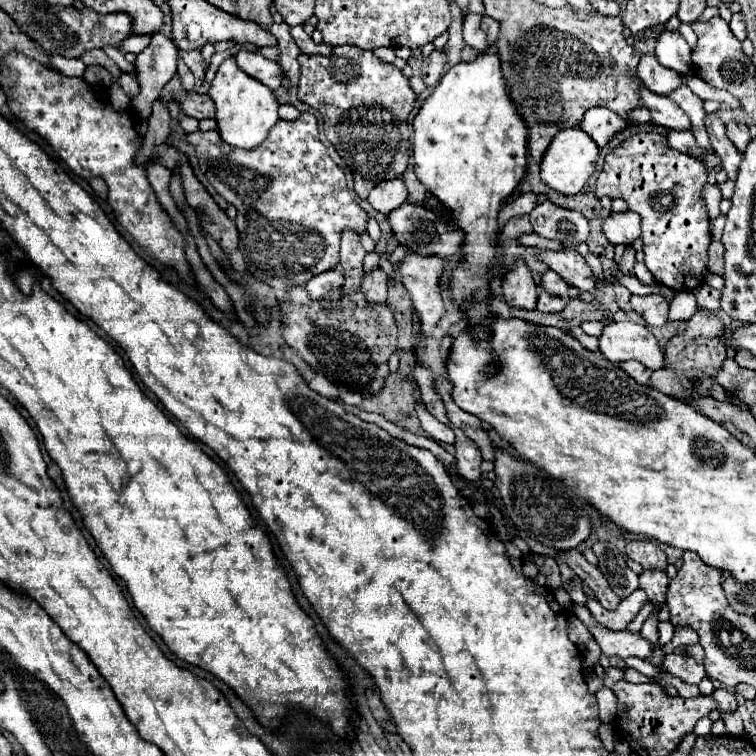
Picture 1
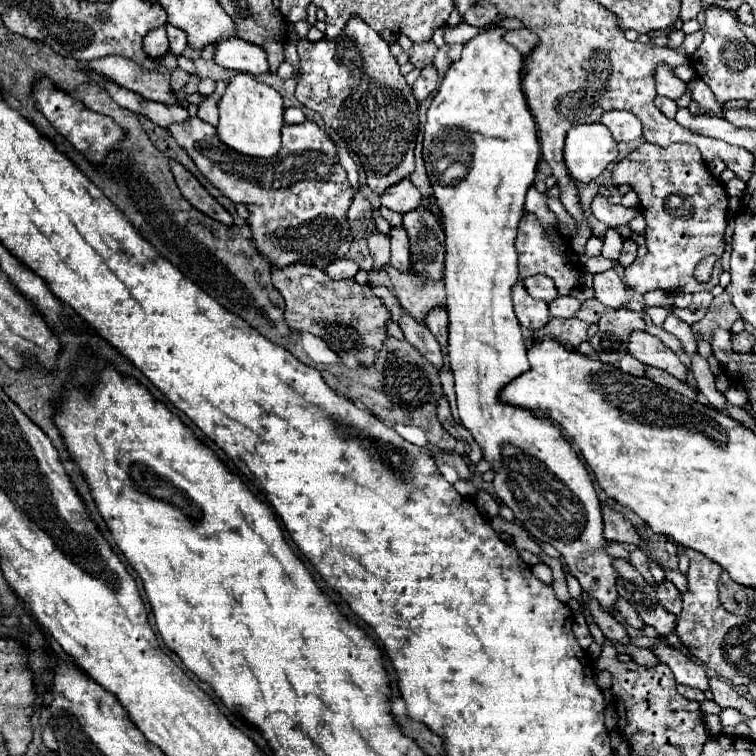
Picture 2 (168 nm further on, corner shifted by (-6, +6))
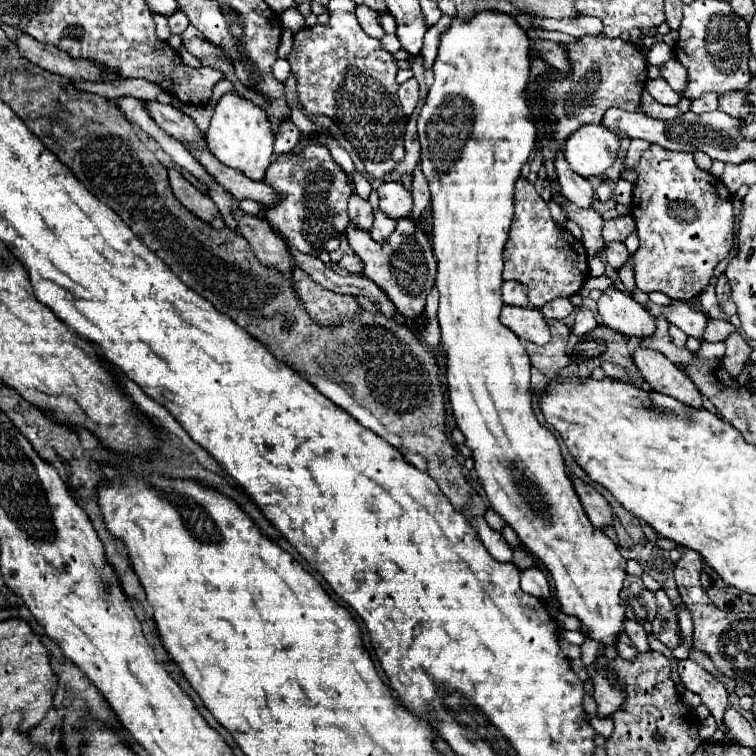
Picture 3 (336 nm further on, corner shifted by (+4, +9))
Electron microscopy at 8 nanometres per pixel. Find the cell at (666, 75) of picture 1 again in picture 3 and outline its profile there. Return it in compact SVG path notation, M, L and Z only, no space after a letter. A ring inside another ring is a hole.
M658 77L654 81L648 81L646 87L648 87L650 95L662 105L678 105L678 101L680 101L680 95L676 95L674 89L662 77Z

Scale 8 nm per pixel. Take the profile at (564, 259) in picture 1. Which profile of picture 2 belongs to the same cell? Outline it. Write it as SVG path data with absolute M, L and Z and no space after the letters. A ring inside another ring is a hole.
M614 270L594 274L594 286L592 288L596 292L596 298L604 306L622 308L628 302L628 292L624 290L624 284Z

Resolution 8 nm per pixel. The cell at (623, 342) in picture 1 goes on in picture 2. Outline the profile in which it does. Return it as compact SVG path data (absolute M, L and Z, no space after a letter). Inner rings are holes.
M646 330L630 332L628 354L632 354L634 358L642 360L648 366L662 368L668 374L686 380L686 366L682 364L682 360L668 346L664 346L658 336L648 334Z

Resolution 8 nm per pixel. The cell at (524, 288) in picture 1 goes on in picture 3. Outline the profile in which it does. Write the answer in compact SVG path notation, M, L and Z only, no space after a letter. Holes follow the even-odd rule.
M510 307L502 309L500 321L518 335L522 341L530 341L536 345L546 345L550 341L550 331L546 321L538 309L524 309L524 307Z

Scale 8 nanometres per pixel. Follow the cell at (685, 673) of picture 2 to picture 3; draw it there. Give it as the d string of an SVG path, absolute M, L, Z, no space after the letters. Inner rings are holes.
M692 659L680 661L678 671L680 671L680 677L682 677L682 685L688 691L700 695L702 703L710 709L710 715L716 719L718 729L724 733L724 741L736 743L734 737L730 735L726 723L724 723L724 711L728 707L728 693L726 693L724 685L712 673L708 673L698 663L694 663Z

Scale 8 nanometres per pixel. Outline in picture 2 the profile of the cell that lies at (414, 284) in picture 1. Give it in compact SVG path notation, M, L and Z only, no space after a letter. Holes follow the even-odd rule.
M392 228L390 242L392 242L390 264L400 272L410 272L412 262L410 262L410 242L408 242L406 230L404 228Z

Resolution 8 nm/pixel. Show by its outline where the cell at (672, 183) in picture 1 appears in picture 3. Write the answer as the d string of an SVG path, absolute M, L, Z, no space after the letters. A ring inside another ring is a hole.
M650 145L636 167L638 181L634 183L632 217L636 221L636 233L640 237L640 247L634 253L634 275L636 287L644 293L660 291L670 299L688 301L704 291L714 267L732 251L734 247L734 207L732 195L726 191L720 179L708 171L702 171L692 161L692 153L670 153L660 149L660 145Z

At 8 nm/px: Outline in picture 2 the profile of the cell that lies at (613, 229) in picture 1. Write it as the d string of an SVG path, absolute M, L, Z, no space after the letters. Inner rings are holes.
M598 196L592 202L592 214L600 222L604 222L606 226L616 228L616 226L622 226L622 224L630 224L640 214L640 210L638 208L626 208L622 204L610 204L606 198Z

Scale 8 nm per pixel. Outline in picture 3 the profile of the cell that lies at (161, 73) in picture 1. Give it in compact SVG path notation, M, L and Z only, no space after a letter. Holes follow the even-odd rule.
M178 9L176 13L172 13L172 15L168 17L168 23L170 23L172 35L174 35L174 33L182 33L182 31L190 25L190 21L188 21L188 17L184 15L184 11L182 11L182 9Z

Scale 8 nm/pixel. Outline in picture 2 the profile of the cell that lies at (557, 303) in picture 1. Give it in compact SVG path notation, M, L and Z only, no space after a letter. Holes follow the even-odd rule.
M558 296L556 300L552 300L550 304L550 314L558 316L558 318L570 318L580 310L580 300L574 296Z

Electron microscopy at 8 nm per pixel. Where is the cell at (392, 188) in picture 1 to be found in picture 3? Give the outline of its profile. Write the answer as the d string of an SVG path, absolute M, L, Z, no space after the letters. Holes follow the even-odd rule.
M386 181L378 187L380 209L392 219L408 217L412 211L412 193L406 191L398 181Z

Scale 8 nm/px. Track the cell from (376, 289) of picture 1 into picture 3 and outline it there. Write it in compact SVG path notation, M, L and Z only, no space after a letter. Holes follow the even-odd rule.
M352 195L350 201L348 201L348 213L350 213L350 219L356 221L364 231L370 229L372 221L374 221L374 215L372 215L372 207L368 201L364 201L360 195Z

